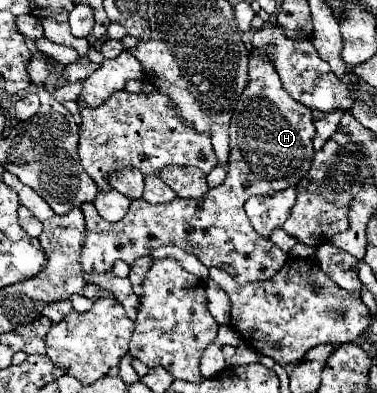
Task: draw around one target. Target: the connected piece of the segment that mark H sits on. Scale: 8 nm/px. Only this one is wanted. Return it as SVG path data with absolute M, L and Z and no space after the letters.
M252 49L248 55L248 77L250 83L242 91L230 123L230 157L228 157L226 179L218 187L208 189L208 193L200 199L176 197L174 201L164 205L148 205L144 199L134 199L126 217L116 223L104 221L92 203L82 203L80 209L86 221L86 237L80 251L80 265L84 271L112 271L112 263L118 259L132 263L138 257L150 255L154 247L170 245L170 243L178 245L188 253L194 253L206 267L224 269L240 285L270 279L276 275L276 271L282 269L282 265L286 263L286 253L274 247L270 239L262 239L254 231L250 219L244 213L244 203L252 195L274 195L274 191L282 191L282 187L298 185L298 181L302 179L302 175L306 175L314 159L314 149L312 149L314 121L312 121L312 111L308 107L302 107L302 103L286 95L286 89L280 83L274 63L262 57L258 49Z

